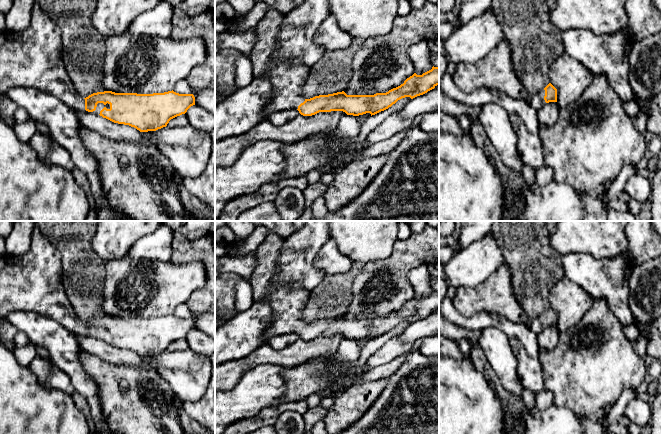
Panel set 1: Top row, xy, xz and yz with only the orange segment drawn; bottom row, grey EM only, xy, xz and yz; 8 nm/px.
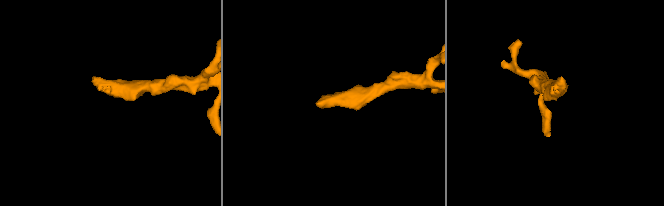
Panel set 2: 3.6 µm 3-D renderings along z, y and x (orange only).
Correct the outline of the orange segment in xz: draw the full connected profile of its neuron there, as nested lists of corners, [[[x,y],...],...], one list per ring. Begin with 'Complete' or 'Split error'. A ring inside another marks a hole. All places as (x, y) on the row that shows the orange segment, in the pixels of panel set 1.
Split error. [[[270,8],[255,27],[255,45],[249,54],[254,78],[266,74],[272,85],[273,97],[265,105],[263,116],[268,117],[271,113],[287,109],[296,109],[303,116],[331,111],[343,111],[353,116],[370,113],[372,116],[388,109],[402,98],[413,99],[439,85],[439,67],[433,66],[422,75],[414,73],[403,84],[386,93],[347,95],[342,91],[306,99],[302,88],[310,68],[292,61],[272,61],[280,46],[278,34],[283,22],[284,14]]]

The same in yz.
Split error. [[[502,41],[475,63],[458,63],[453,81],[464,93],[481,87],[492,88],[513,99],[524,100],[536,110],[546,103],[557,102],[557,89],[551,83],[537,94],[527,93],[514,69],[511,54],[508,43]]]

